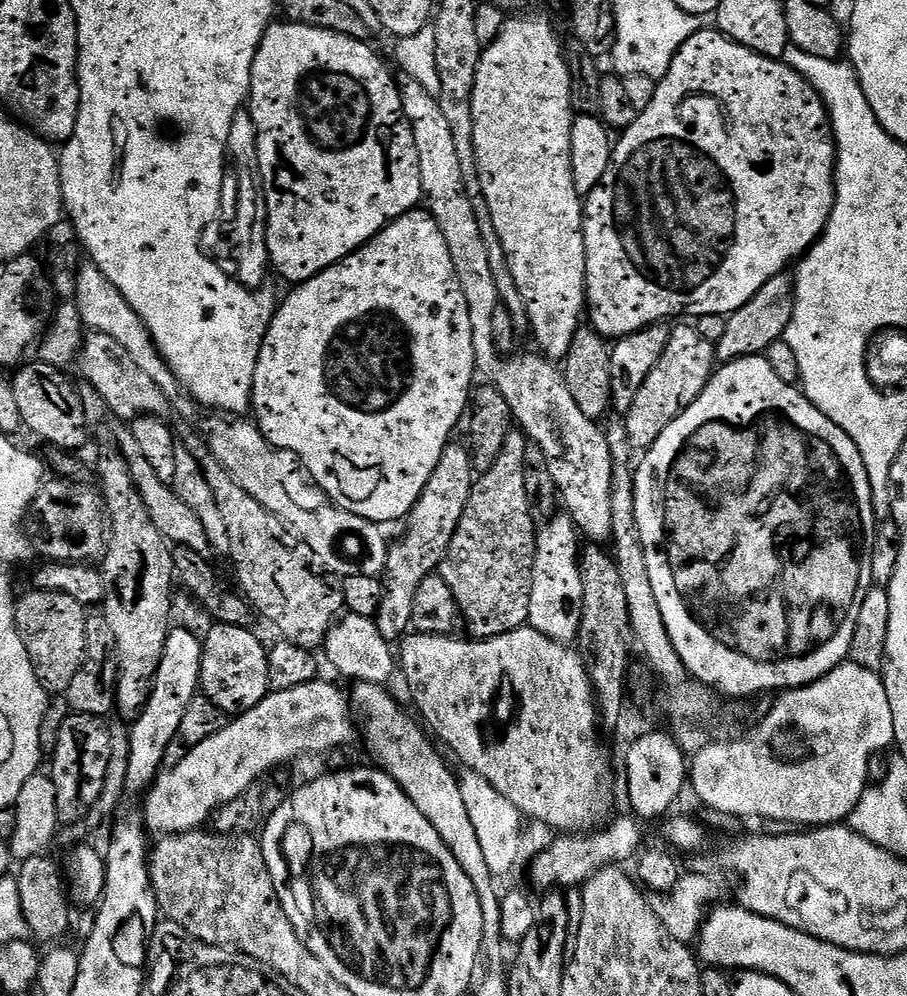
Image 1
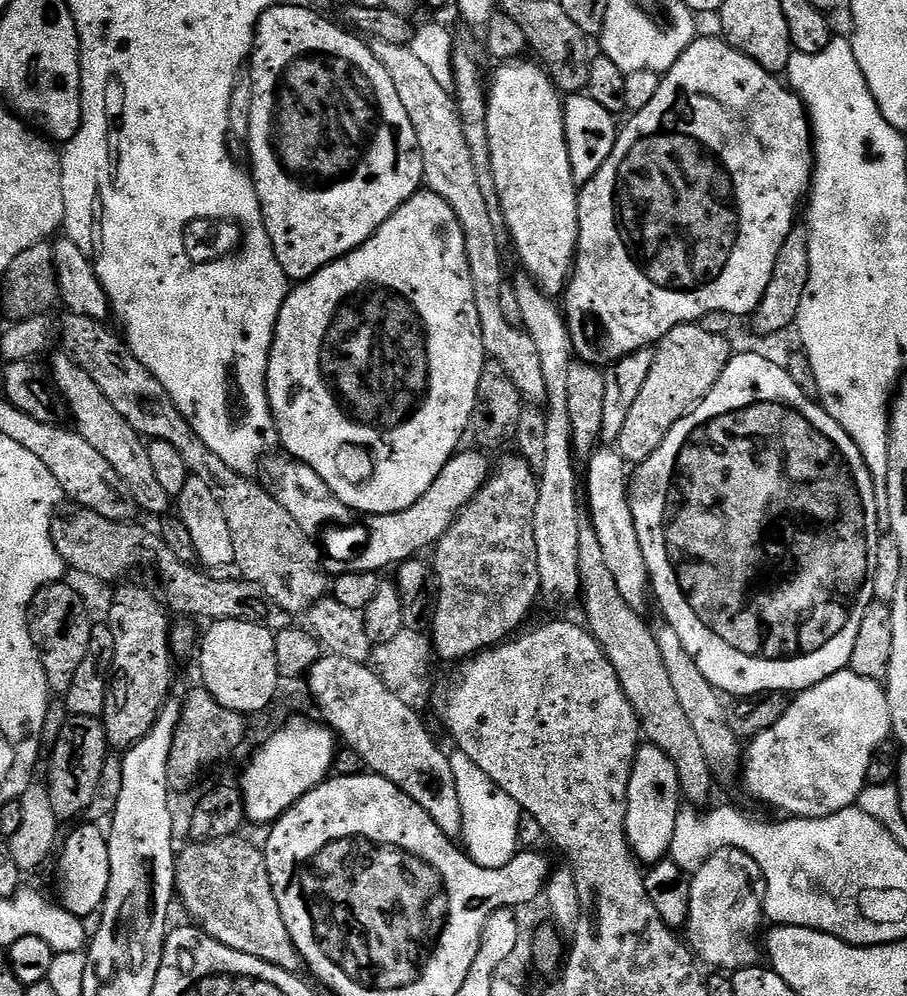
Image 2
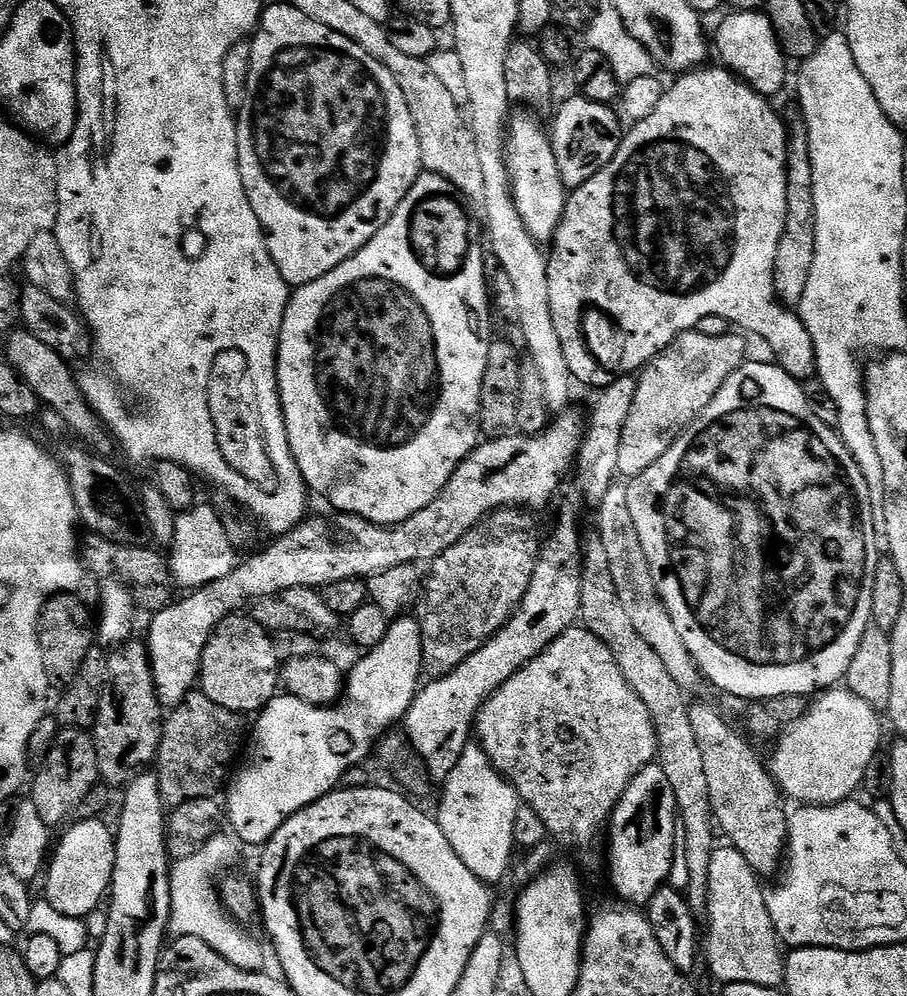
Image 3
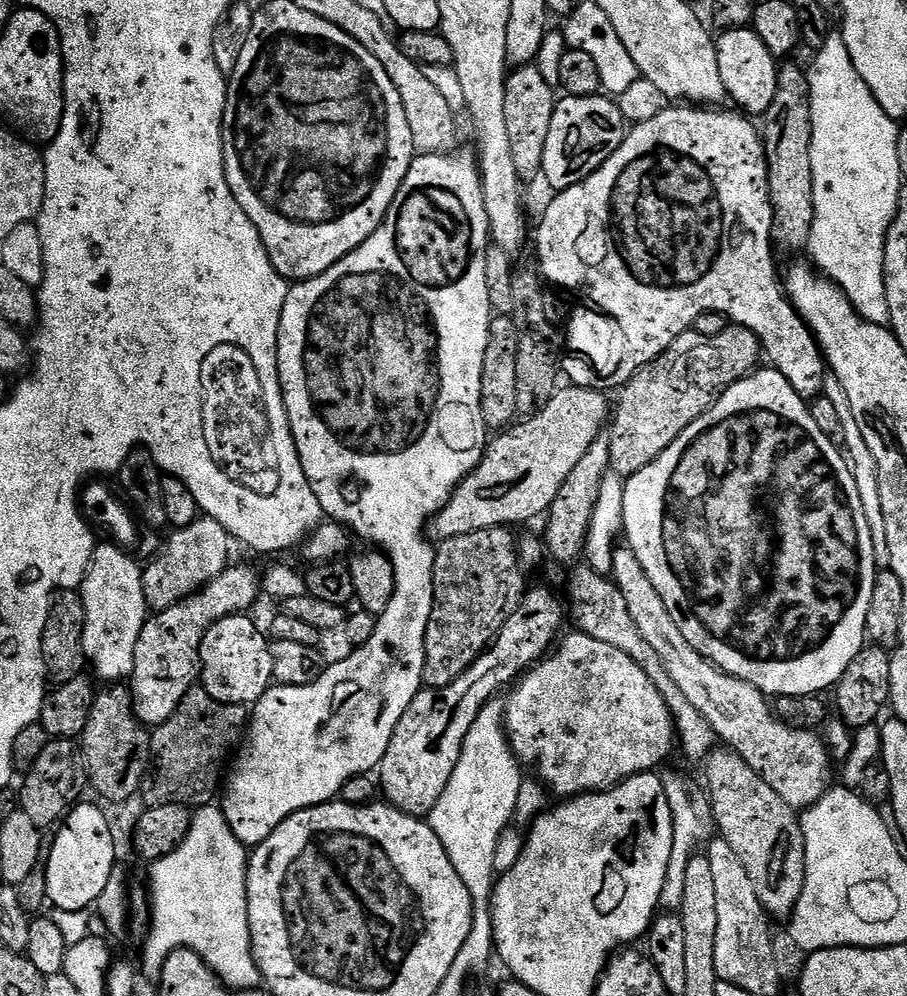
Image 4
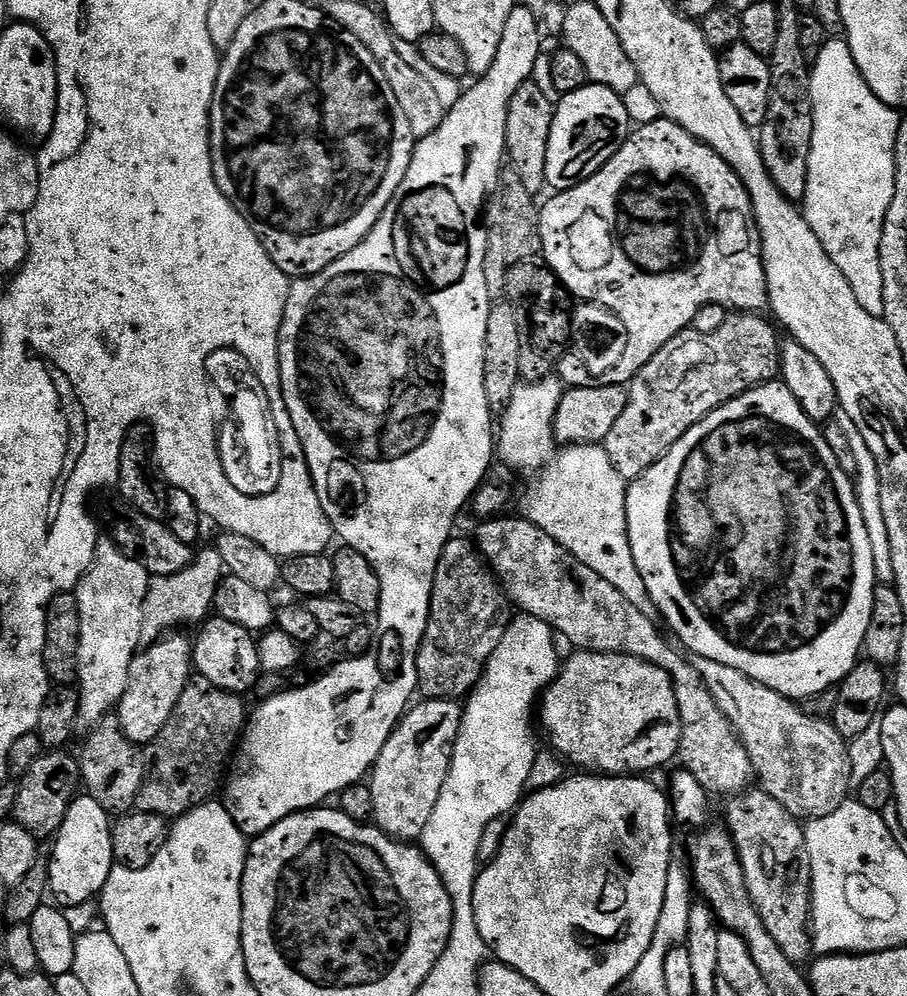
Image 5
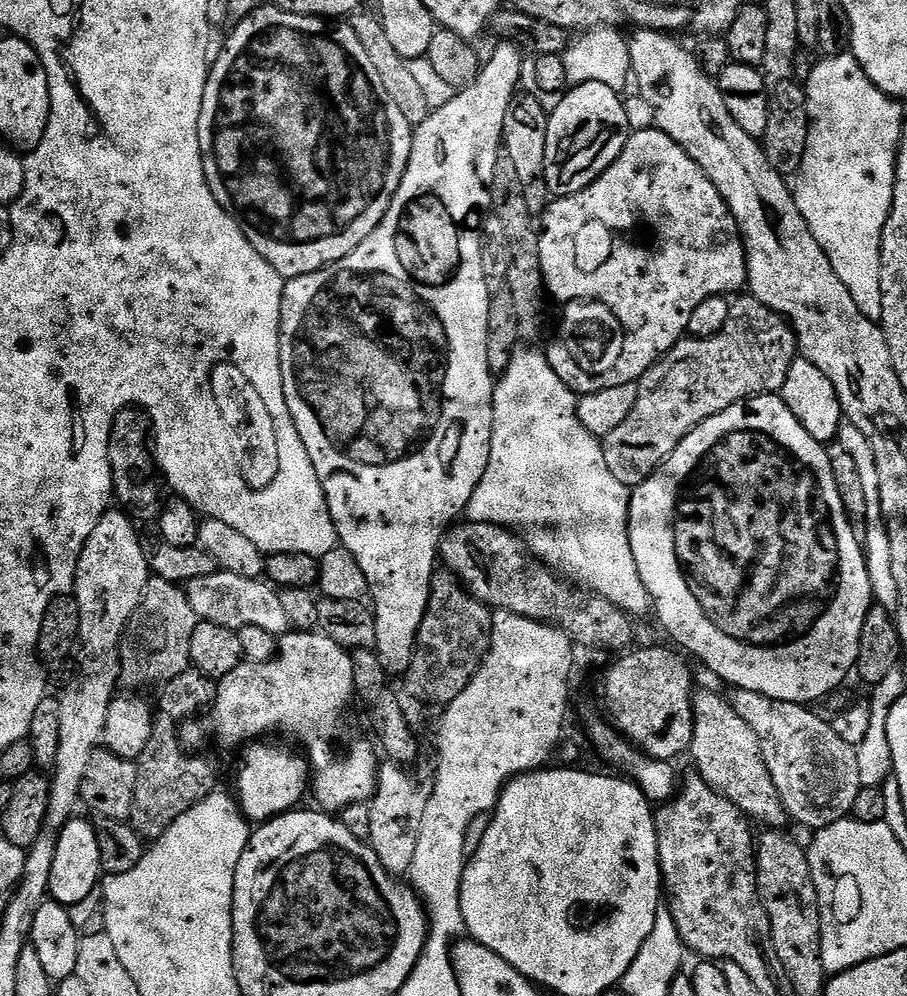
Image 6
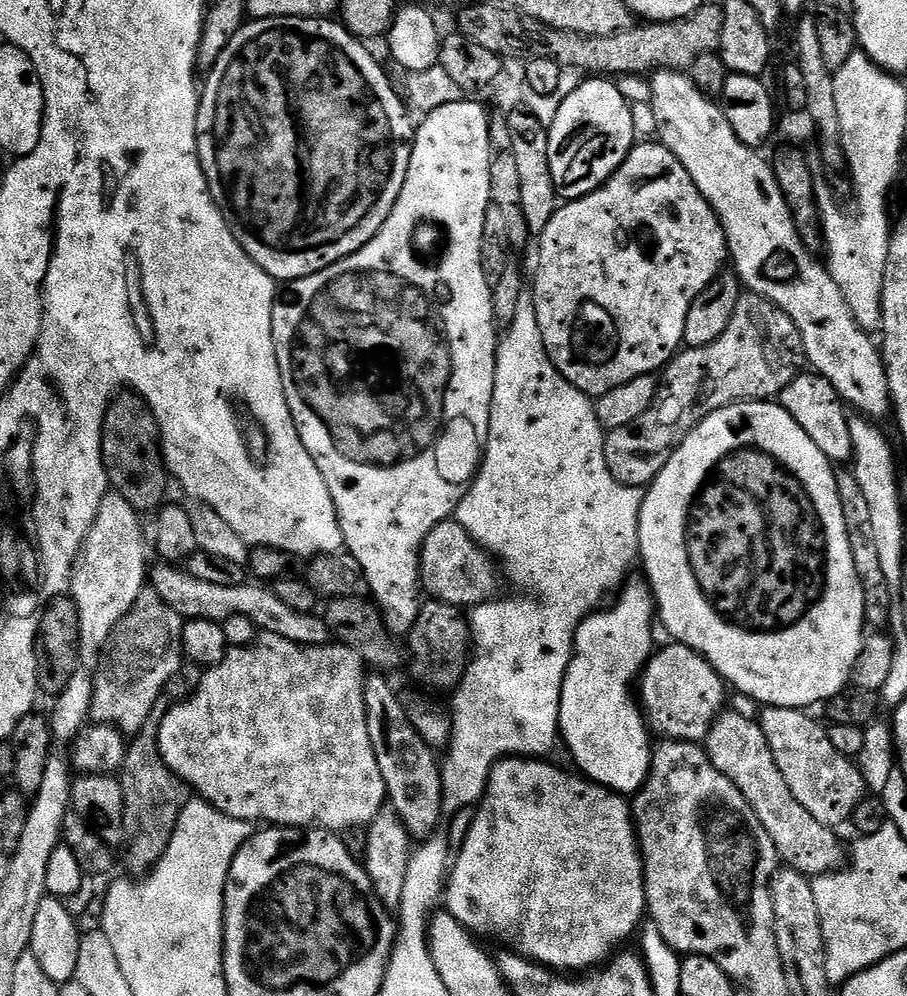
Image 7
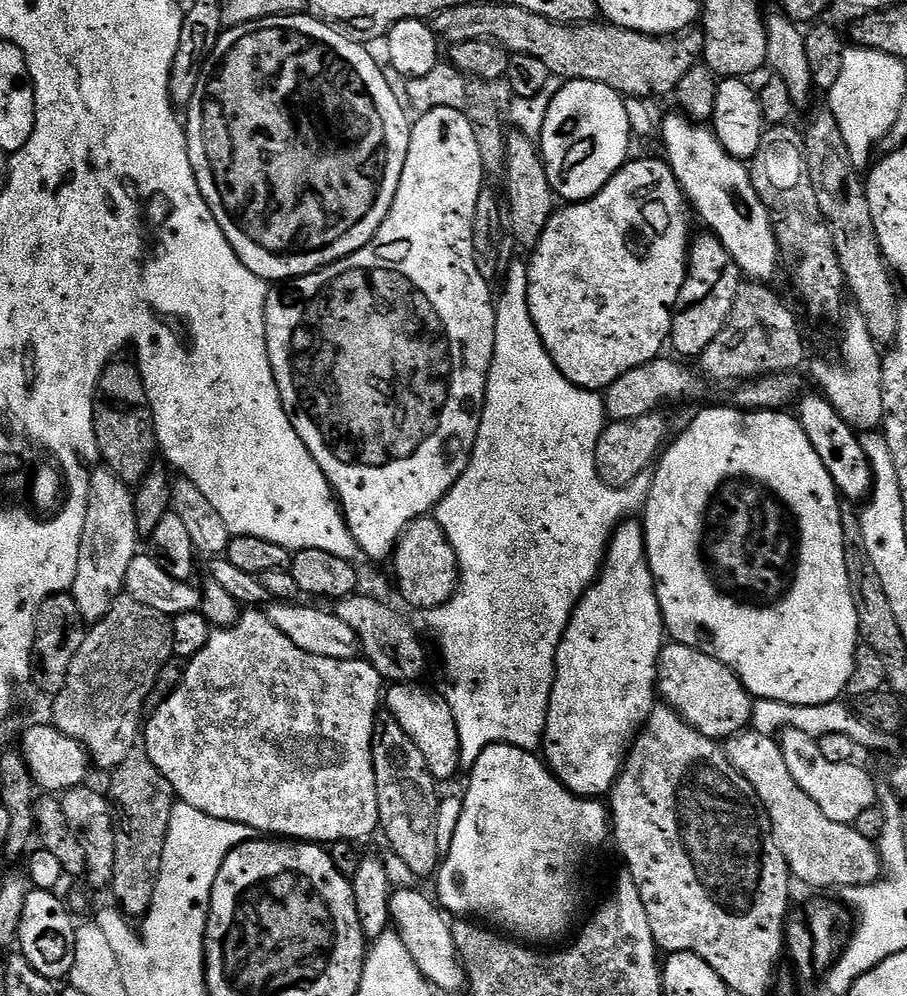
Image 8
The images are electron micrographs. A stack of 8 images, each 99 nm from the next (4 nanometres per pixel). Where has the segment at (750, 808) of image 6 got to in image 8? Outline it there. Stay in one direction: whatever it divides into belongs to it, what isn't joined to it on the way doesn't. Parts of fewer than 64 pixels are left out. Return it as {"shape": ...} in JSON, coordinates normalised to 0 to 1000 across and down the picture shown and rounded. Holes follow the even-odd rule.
{"shape":[[[829,731],[806,740],[799,746],[798,752],[806,760],[809,770],[831,789],[832,795],[850,823],[853,845],[858,845],[858,853],[862,853],[862,857],[867,861],[869,874],[881,887],[883,884],[884,887],[892,888],[895,892],[927,892],[927,894],[934,894],[936,892],[949,892],[971,883],[972,868],[969,850],[963,844],[960,847],[947,835],[947,830],[918,825],[906,816],[902,807],[893,802],[892,798],[875,785],[875,779],[867,768],[859,744],[852,738],[835,735]]]}

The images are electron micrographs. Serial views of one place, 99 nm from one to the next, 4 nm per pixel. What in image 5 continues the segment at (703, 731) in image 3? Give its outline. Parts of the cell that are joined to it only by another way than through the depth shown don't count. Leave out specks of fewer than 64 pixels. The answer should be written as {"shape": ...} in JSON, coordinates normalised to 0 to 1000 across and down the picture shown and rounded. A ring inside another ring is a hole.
{"shape":[[[824,793],[806,800],[803,807],[803,824],[800,830],[807,836],[811,847],[811,861],[820,874],[820,889],[829,903],[829,909],[836,914],[836,922],[840,922],[840,930],[845,930],[845,938],[853,942],[858,954],[879,970],[885,969],[890,960],[896,959],[895,937],[895,879],[889,853],[889,841],[883,824],[878,823],[865,814],[849,797],[841,793]]]}

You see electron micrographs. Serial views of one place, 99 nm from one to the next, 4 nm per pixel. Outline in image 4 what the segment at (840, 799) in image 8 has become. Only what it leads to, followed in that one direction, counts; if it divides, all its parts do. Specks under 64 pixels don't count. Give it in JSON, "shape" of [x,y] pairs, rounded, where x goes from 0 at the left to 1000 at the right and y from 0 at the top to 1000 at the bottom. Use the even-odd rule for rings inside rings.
{"shape":[[[680,549],[675,561],[675,574],[679,591],[686,596],[686,600],[690,600],[695,620],[699,620],[699,629],[703,629],[703,637],[708,637],[708,641],[712,641],[712,645],[717,645],[717,649],[721,649],[721,657],[729,661],[739,681],[756,697],[756,701],[765,707],[766,712],[777,719],[791,740],[797,746],[799,743],[803,746],[799,748],[806,754],[815,757],[851,790],[853,797],[858,797],[858,801],[862,801],[862,805],[867,805],[879,813],[901,807],[920,787],[917,784],[920,763],[915,758],[912,746],[905,740],[903,743],[900,740],[903,738],[899,734],[867,729],[856,718],[852,708],[843,696],[837,695],[827,685],[815,683],[813,679],[797,675],[788,667],[784,667],[777,659],[770,657],[770,653],[765,653],[765,649],[761,649],[761,645],[756,645],[756,641],[752,641],[752,633],[748,633],[743,620],[739,620],[739,612],[734,612],[734,604],[730,604],[730,596],[725,596],[725,592],[721,592],[721,584],[717,584],[717,580],[712,580],[712,572],[708,572],[708,564],[703,564],[703,560],[696,550]]]}

